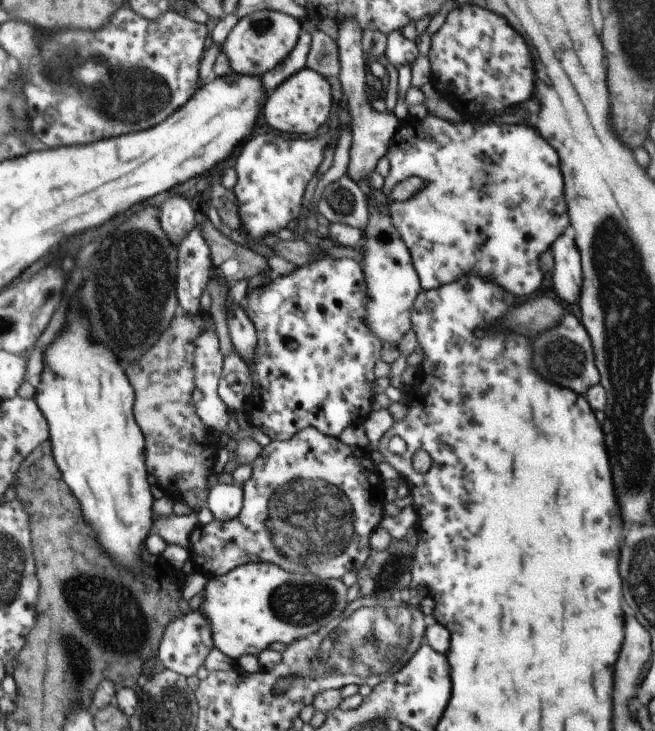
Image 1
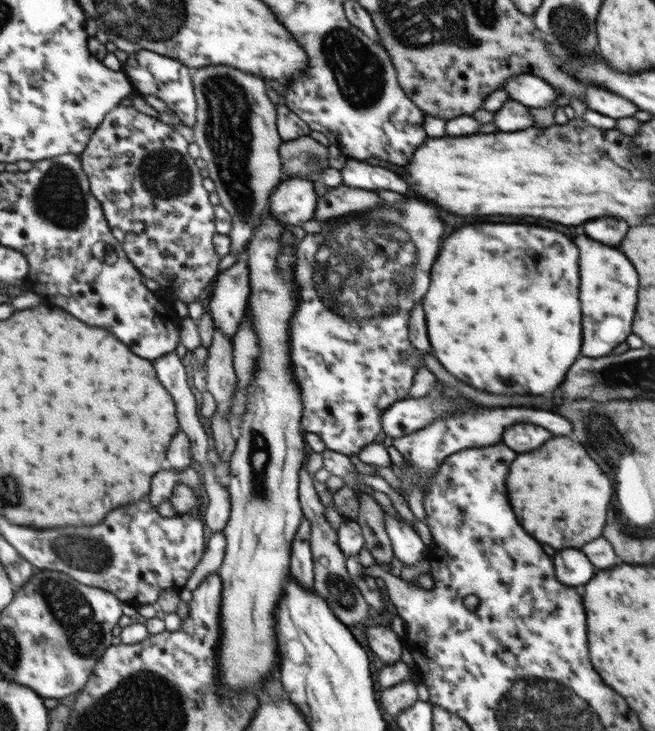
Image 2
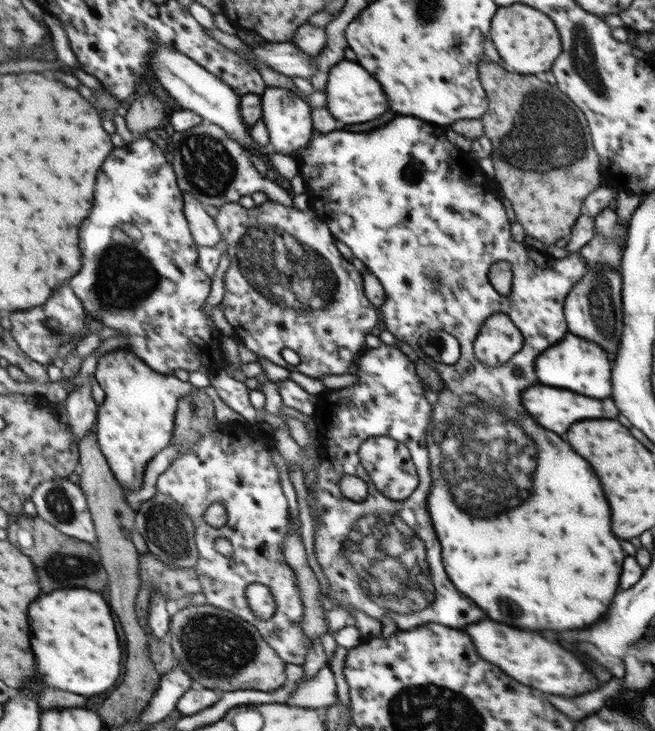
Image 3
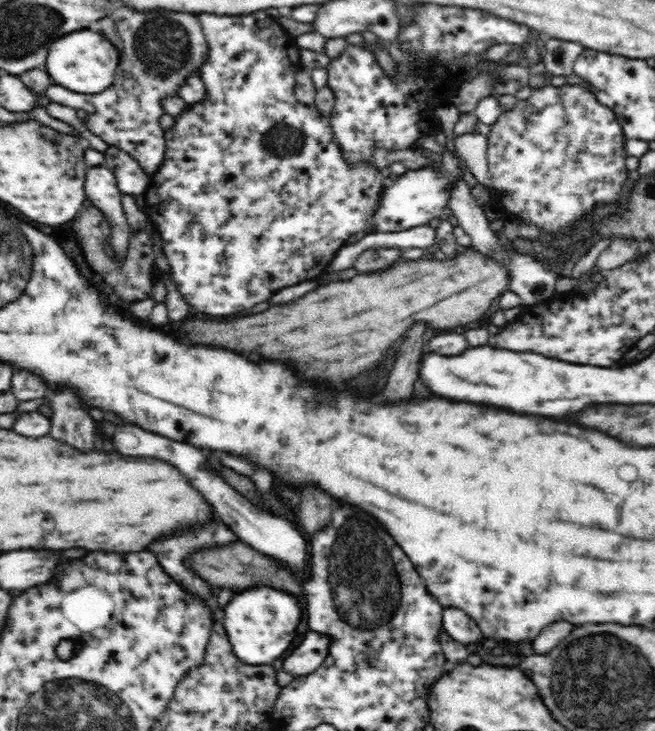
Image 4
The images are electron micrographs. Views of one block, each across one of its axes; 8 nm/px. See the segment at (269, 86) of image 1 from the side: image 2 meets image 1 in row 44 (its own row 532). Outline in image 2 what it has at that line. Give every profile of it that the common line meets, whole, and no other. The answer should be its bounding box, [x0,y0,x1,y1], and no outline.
[290,518,314,589]

